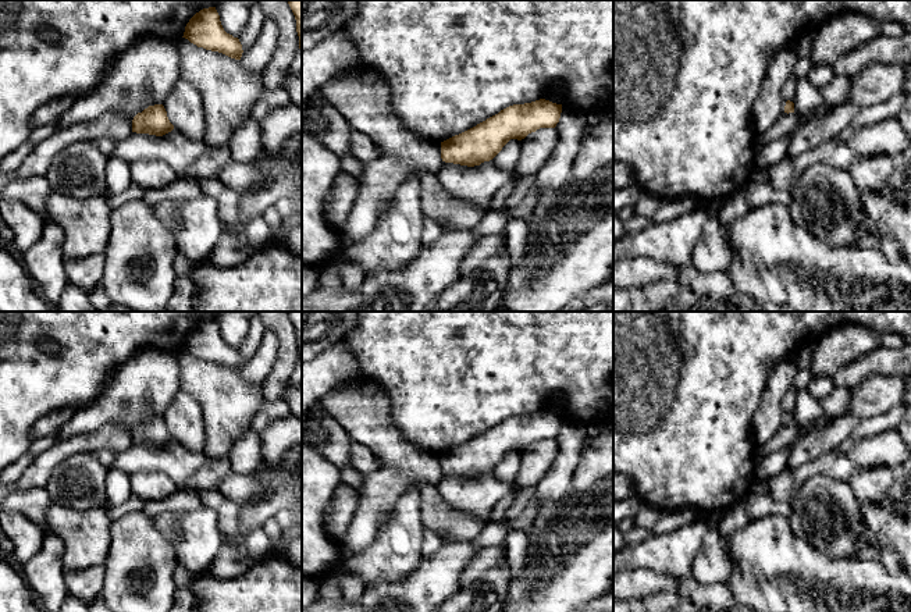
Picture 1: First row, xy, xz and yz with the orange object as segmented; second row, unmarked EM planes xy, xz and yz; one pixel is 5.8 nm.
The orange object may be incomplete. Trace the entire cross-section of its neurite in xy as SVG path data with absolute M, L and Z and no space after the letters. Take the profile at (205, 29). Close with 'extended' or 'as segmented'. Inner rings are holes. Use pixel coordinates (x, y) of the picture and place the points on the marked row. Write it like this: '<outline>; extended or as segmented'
M216 7L196 13L186 24L182 38L197 47L218 51L235 60L241 60L243 53L239 39L224 31Z; as segmented

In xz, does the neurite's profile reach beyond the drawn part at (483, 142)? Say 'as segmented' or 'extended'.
as segmented

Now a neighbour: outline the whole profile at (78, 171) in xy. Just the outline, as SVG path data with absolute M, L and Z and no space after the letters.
M90 140L71 143L53 159L46 179L53 191L79 200L107 193L107 159Z

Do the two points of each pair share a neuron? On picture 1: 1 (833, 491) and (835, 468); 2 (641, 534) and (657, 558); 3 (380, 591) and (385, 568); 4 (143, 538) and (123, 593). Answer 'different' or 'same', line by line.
1: different
2: different
3: different
4: same

